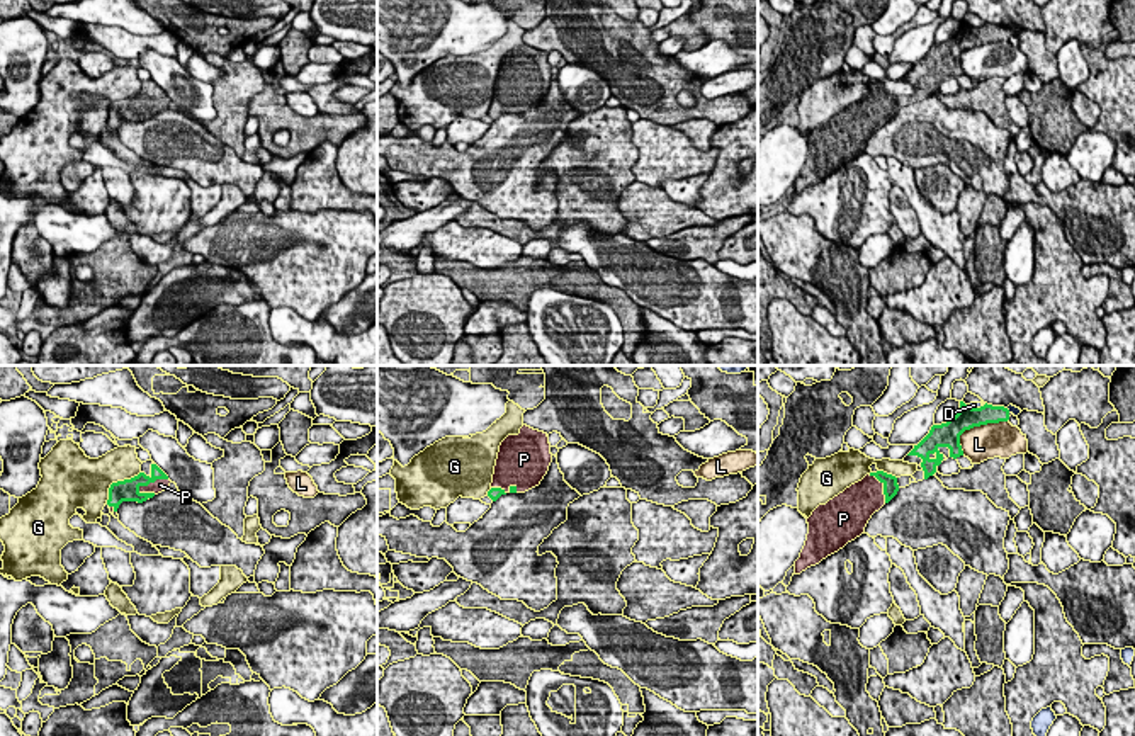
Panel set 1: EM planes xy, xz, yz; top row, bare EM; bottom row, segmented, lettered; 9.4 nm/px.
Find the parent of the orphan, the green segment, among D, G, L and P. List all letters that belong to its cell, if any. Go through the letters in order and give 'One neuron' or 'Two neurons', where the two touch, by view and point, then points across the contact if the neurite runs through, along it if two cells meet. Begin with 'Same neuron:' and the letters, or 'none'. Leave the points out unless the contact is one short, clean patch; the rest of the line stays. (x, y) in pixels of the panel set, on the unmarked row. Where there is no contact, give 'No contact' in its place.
Same neuron: P
D: Two neurons. Touches green at yz (977, 28). Boundary: yz (984, 24), (971, 26)
G: Two neurons. Touches green at xy (118, 101)
L: Two neurons. Touches green at yz (974, 45)
P: One neuron. Touches green at xy (152, 101)

